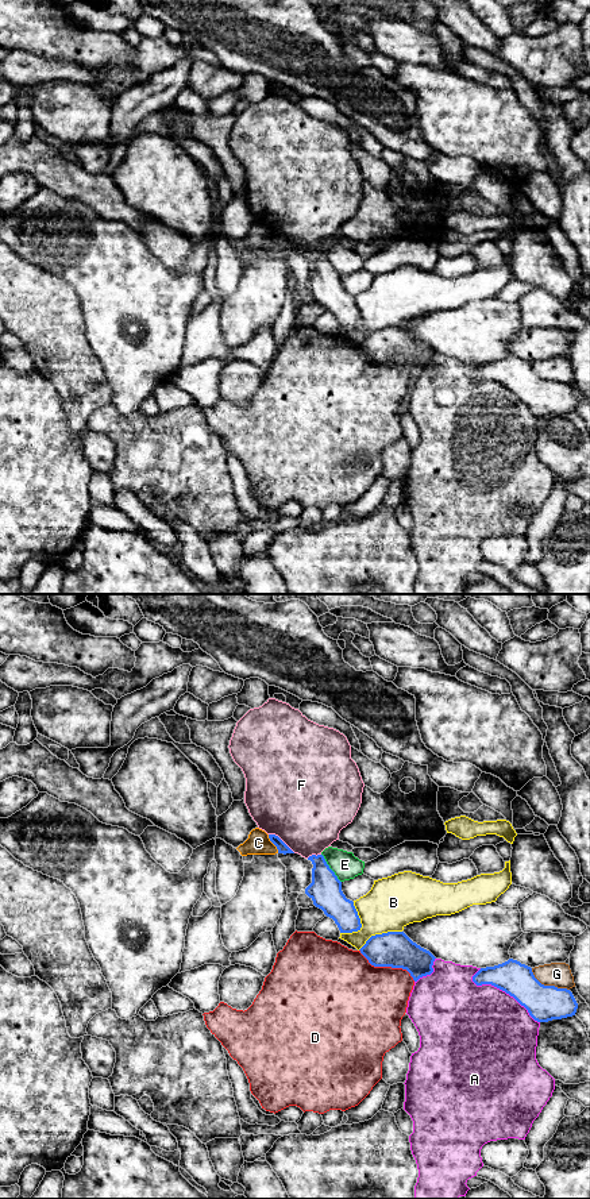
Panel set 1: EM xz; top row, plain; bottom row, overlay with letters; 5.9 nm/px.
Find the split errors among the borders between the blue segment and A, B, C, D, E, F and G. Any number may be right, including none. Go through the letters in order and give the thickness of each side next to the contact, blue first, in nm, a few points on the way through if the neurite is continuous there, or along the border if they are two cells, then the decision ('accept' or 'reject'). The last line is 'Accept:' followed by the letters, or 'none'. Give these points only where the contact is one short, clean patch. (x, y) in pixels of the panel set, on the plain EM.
A: 220/500 nm | reject
B: 170/320 nm | reject
C: 60/140 nm | along xz (267, 230), (278, 247) | reject
D: 220/440 nm | along xz (359, 344), (371, 359), (401, 362), (415, 376) | reject
E: 190/160 nm | reject
F: 60/480 nm | reject
G: 220/140 nm | reject
Accept: none

